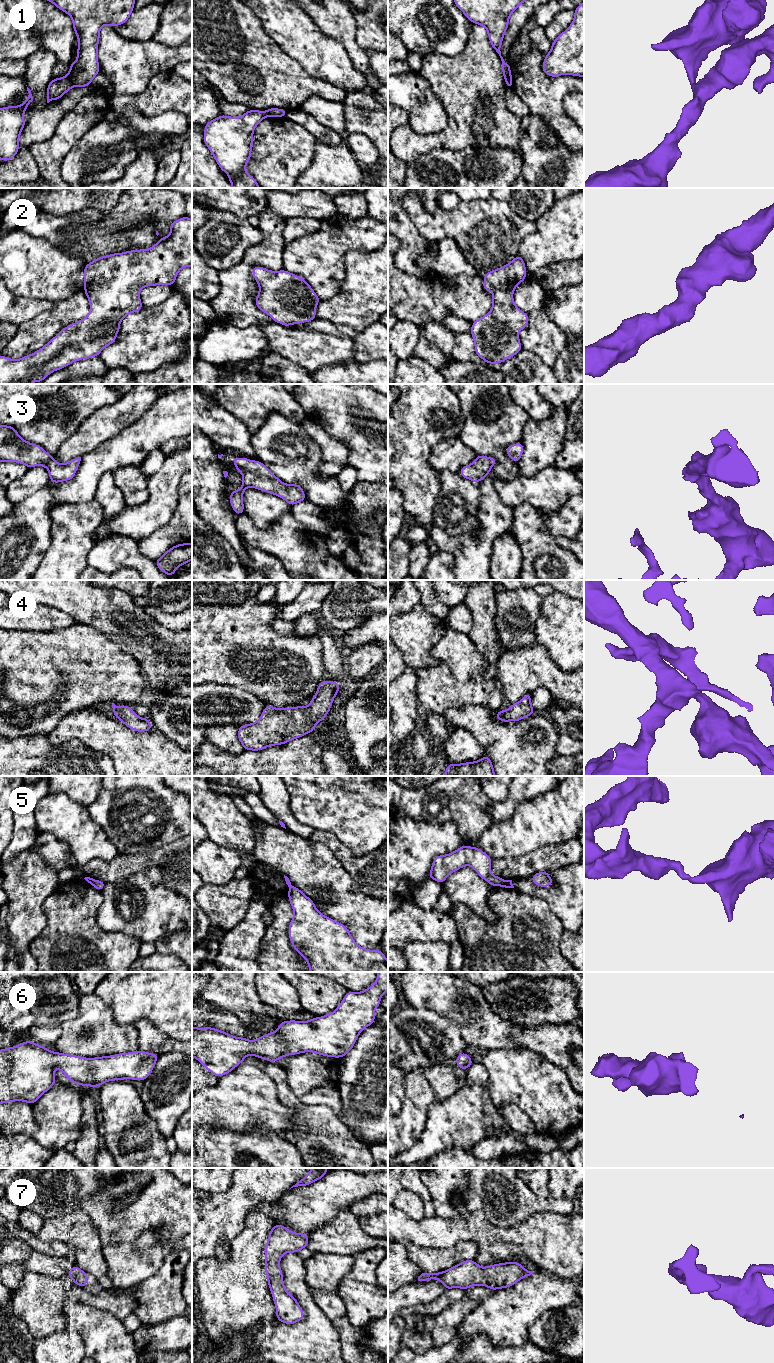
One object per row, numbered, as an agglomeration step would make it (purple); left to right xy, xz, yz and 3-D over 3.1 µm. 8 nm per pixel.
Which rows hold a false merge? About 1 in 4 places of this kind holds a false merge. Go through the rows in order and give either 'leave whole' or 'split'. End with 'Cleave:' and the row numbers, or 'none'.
1: split
2: leave whole
3: leave whole
4: leave whole
5: split
6: leave whole
7: leave whole
Cleave: 1, 5

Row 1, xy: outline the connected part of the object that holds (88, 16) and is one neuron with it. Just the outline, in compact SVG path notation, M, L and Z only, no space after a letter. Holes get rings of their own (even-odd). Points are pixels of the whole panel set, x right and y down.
M47 0L54 4L61 11L67 13L72 18L73 29L76 37L79 40L77 48L77 59L70 64L70 69L67 74L72 87L86 87L90 86L94 77L100 72L98 62L98 44L100 38L100 29L109 25L112 27L124 24L130 17L134 10L135 0Z

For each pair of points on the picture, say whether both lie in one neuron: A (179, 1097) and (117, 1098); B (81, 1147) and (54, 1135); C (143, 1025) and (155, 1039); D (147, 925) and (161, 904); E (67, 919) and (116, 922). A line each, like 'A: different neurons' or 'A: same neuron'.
A: different neurons
B: different neurons
C: same neuron
D: same neuron
E: different neurons

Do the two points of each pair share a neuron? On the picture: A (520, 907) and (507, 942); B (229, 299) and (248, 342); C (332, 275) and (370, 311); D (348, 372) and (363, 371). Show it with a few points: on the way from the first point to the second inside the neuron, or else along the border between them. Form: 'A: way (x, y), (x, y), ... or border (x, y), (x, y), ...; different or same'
A: way (520, 916), (520, 929), (516, 933); same
B: border (218, 321), (224, 324), (239, 326), (258, 326); different
C: border (344, 260), (345, 277), (339, 290), (324, 299); different
D: way (352, 372), (359, 372); same

